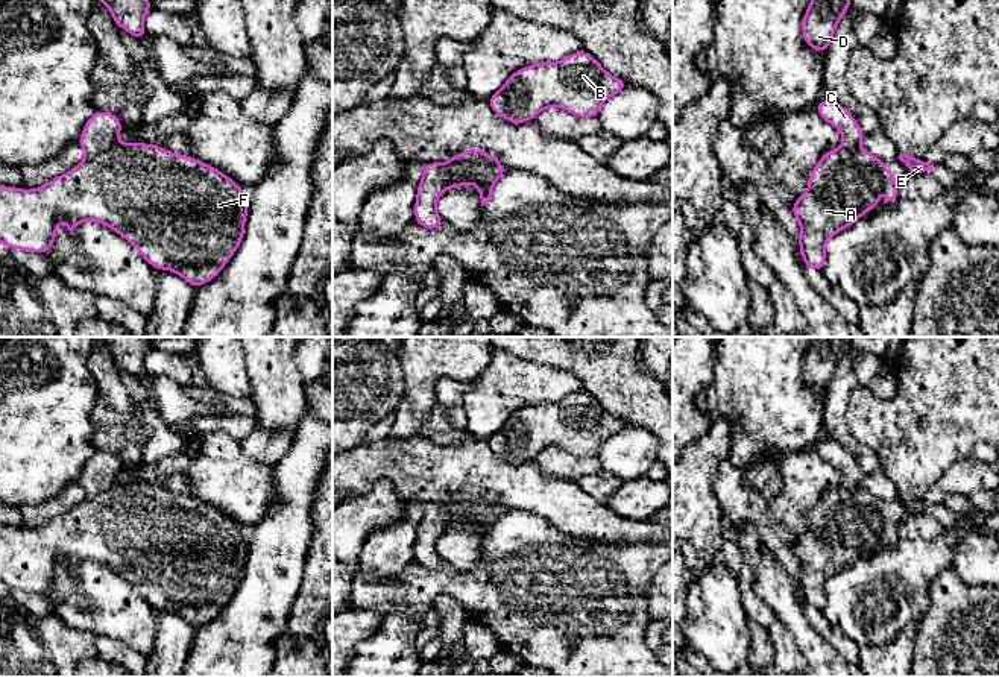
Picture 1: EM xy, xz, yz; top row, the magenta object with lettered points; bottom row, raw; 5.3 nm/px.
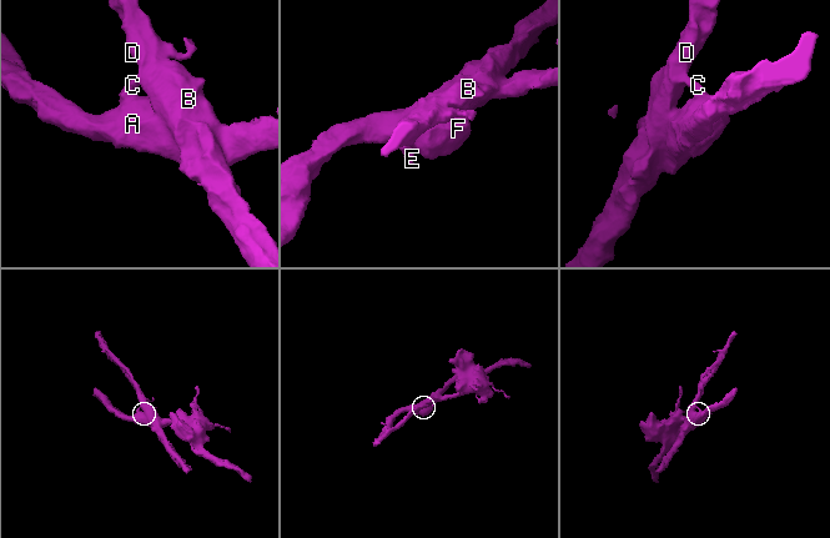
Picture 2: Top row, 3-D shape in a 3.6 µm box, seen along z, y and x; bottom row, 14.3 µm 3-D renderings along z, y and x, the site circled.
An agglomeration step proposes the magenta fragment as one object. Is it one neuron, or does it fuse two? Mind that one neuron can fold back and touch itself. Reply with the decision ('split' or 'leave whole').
split

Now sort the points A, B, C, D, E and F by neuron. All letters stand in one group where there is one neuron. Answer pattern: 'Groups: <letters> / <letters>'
Groups: A F / B C D E

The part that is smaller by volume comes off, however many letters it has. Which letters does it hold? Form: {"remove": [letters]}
{"remove": ["B", "C", "D", "E"]}

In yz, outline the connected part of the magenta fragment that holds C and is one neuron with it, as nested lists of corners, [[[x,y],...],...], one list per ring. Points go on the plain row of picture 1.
[[[826,439],[818,442],[814,449],[821,455],[823,460],[830,463],[843,474],[841,486],[855,490],[859,487],[861,480],[864,478],[864,472],[859,468],[855,457],[844,449],[834,439]]]

